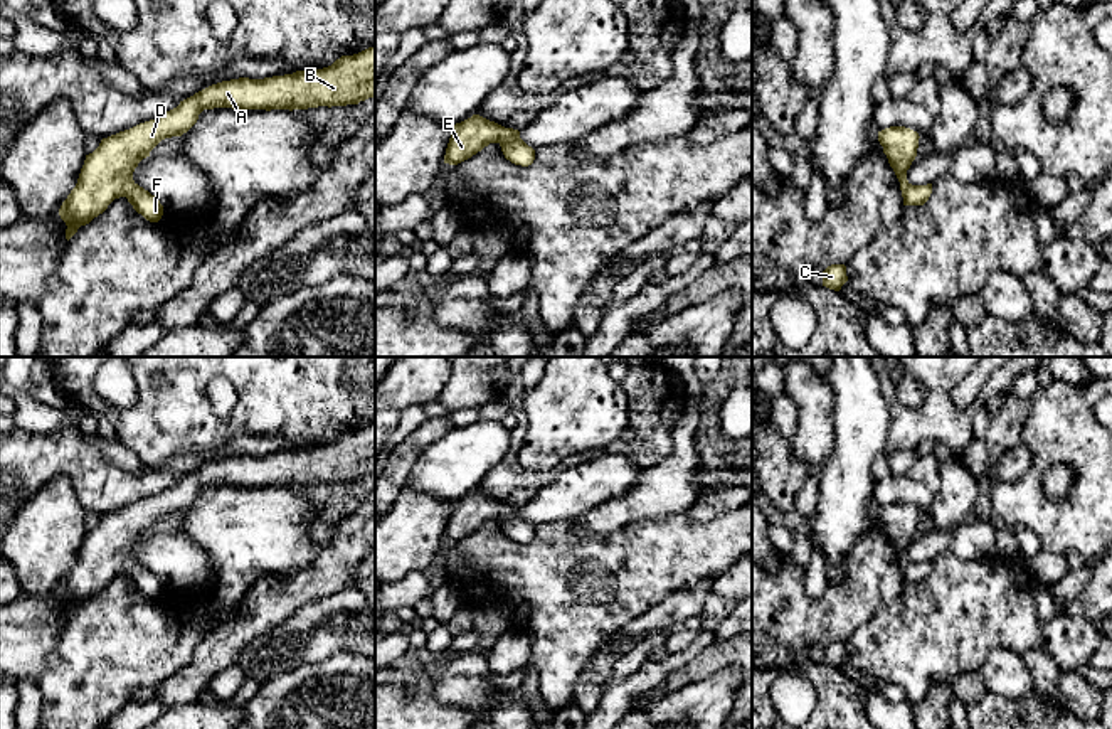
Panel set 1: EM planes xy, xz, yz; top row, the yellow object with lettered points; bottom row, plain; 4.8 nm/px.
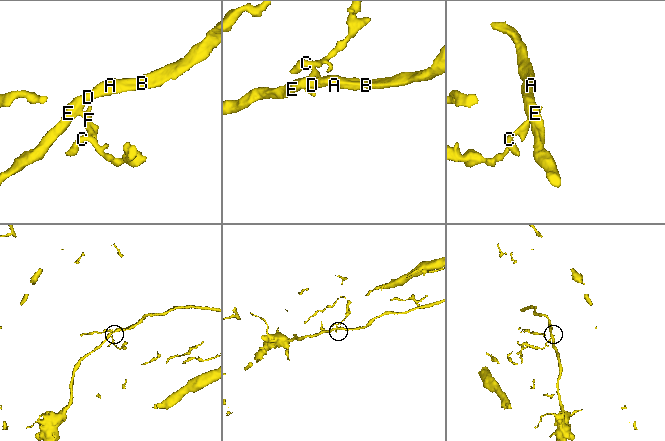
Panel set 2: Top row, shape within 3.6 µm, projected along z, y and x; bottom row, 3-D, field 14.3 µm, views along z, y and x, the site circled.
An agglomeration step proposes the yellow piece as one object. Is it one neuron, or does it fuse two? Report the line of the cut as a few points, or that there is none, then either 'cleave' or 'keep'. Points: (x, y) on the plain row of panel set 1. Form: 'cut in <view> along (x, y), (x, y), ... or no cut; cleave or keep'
cut in xz along (508, 505), (500, 521); cleave

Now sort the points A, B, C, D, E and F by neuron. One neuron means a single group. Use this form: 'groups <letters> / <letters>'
groups A B D E / C F

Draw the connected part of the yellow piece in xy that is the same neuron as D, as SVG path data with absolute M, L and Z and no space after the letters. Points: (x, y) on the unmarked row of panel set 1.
M375 423L353 433L342 433L331 443L323 446L296 448L293 451L273 453L264 456L239 455L212 461L193 473L180 478L180 482L163 493L140 500L130 507L103 515L99 524L86 532L76 564L59 586L61 596L66 599L66 616L69 618L81 603L89 601L103 591L108 583L119 574L126 574L138 540L150 534L150 529L165 515L182 513L199 497L204 487L232 485L232 487L308 487L318 483L347 483L358 482L368 475L375 475Z

